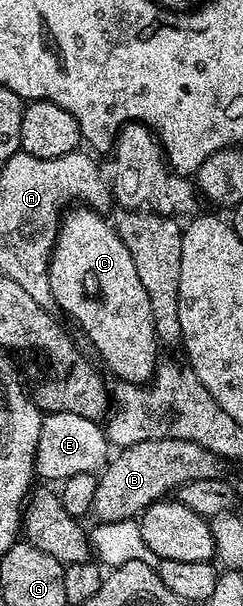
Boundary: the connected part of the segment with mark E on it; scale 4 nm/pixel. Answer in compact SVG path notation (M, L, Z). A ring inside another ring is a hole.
M70 412L47 414L39 433L33 469L35 475L46 482L61 482L70 476L97 473L107 463L108 450L107 433L95 419Z

